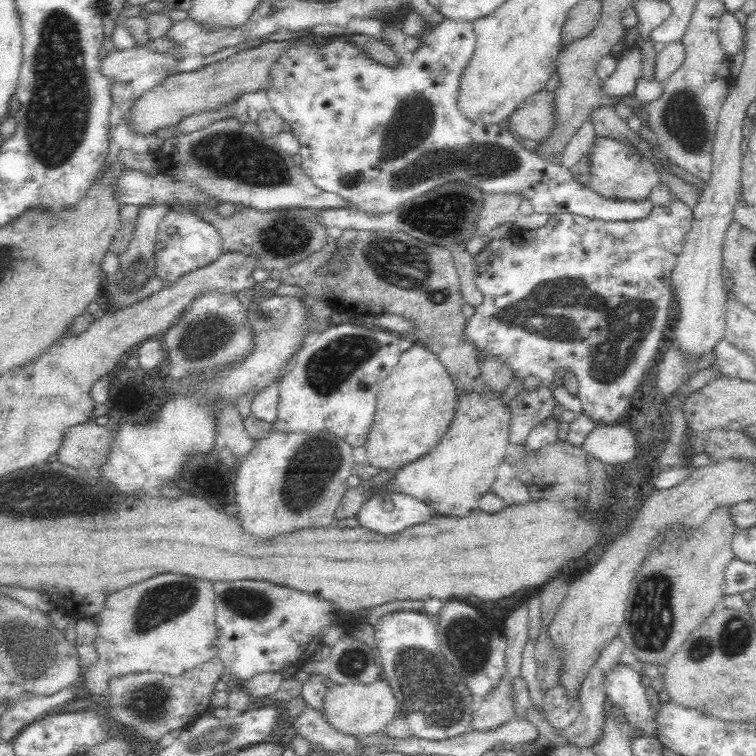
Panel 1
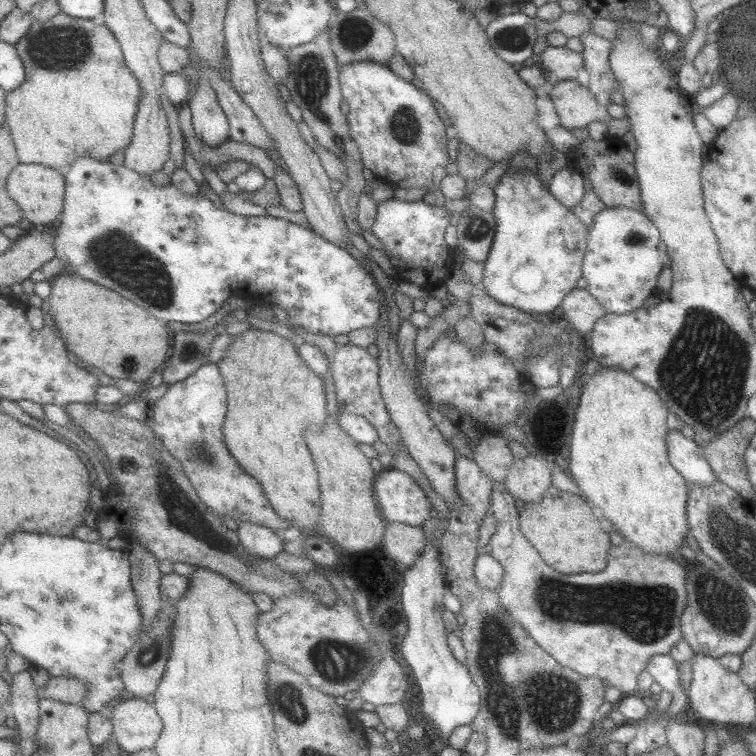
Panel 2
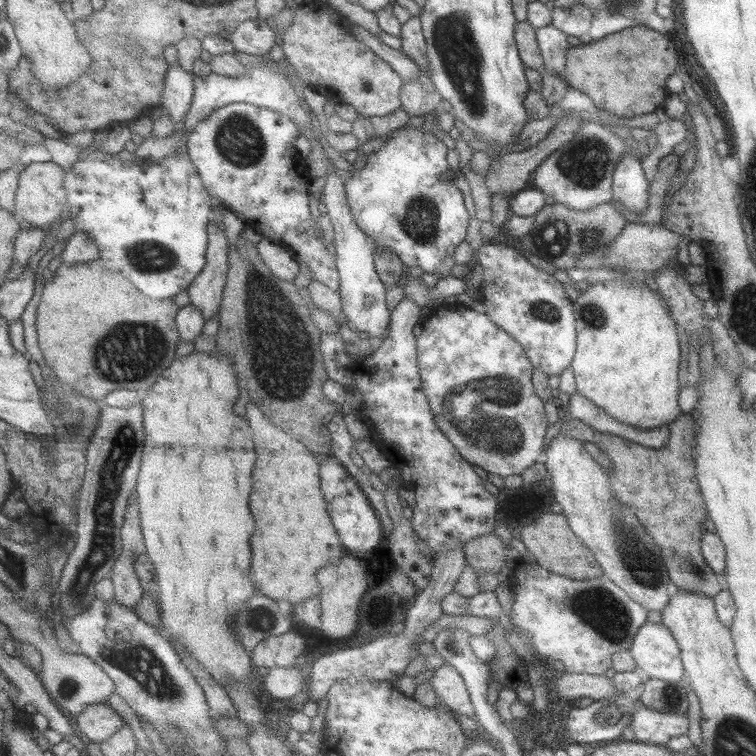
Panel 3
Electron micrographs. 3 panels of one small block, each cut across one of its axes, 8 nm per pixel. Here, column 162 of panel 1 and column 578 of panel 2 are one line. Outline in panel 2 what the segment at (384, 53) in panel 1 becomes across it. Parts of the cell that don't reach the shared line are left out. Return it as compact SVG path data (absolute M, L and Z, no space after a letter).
M575 79L553 81L549 98L555 108L555 114L560 118L560 126L570 128L586 127L590 122L604 122L608 136L620 139L629 131L629 121L626 116L613 119L607 114L605 106L598 104L590 94Z

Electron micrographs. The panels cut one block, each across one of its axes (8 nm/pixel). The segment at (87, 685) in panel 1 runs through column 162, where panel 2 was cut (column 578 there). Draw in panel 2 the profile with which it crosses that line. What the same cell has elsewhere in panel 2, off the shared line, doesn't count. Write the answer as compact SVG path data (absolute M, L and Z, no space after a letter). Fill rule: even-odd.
M497 483L493 485L492 489L492 506L490 507L490 513L492 513L496 521L495 532L493 532L488 542L491 555L497 562L500 562L501 567L504 568L504 578L501 579L501 585L497 587L496 593L499 595L504 609L515 619L517 622L521 622L521 626L525 626L525 630L529 630L529 634L533 639L533 642L539 644L541 648L547 654L551 654L561 666L567 666L580 674L581 676L597 677L601 680L607 680L608 686L617 688L622 694L633 692L637 689L637 675L640 672L645 671L646 664L649 658L657 654L670 655L672 647L682 639L680 631L680 616L686 605L686 591L685 591L685 567L681 560L671 558L663 554L645 554L637 548L629 545L627 542L622 542L618 546L611 546L606 558L607 566L605 570L597 572L597 574L559 574L555 570L551 570L541 558L535 547L528 542L527 539L521 535L520 532L520 505L512 498L512 495L508 493L504 483ZM599 586L603 586L603 606L599 606Z

